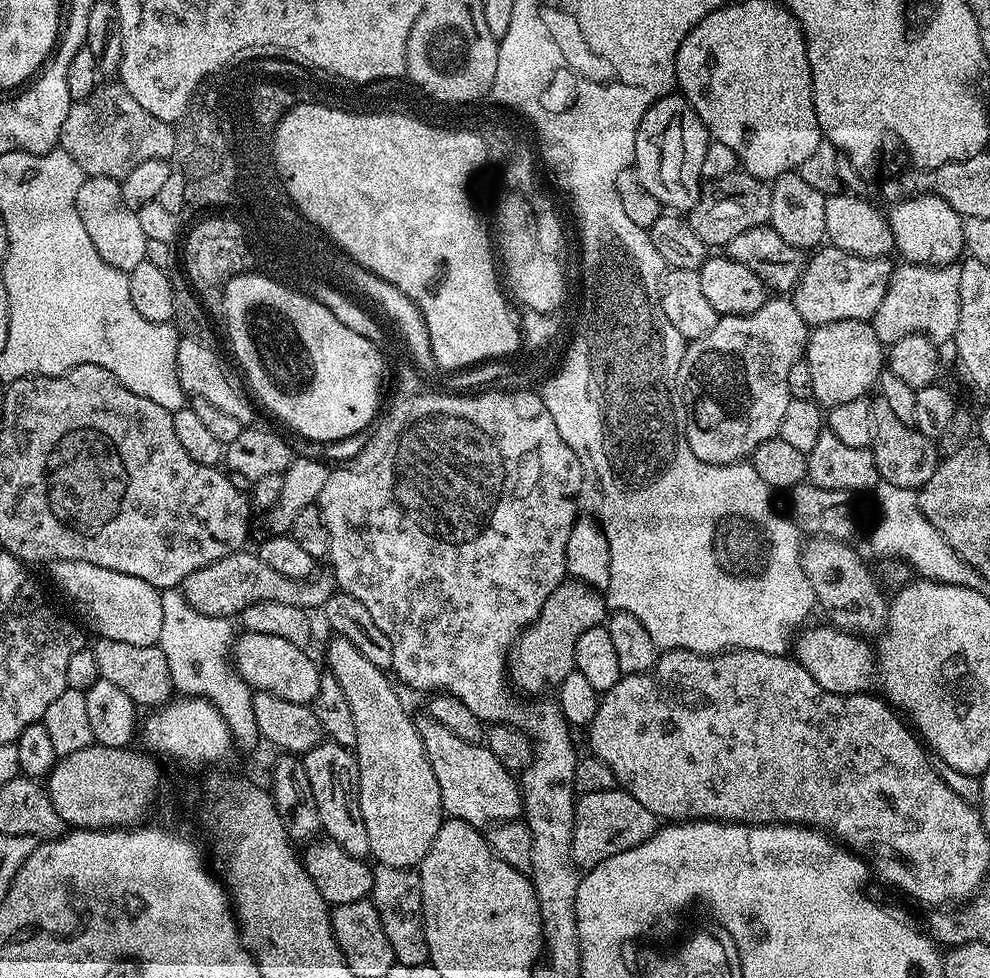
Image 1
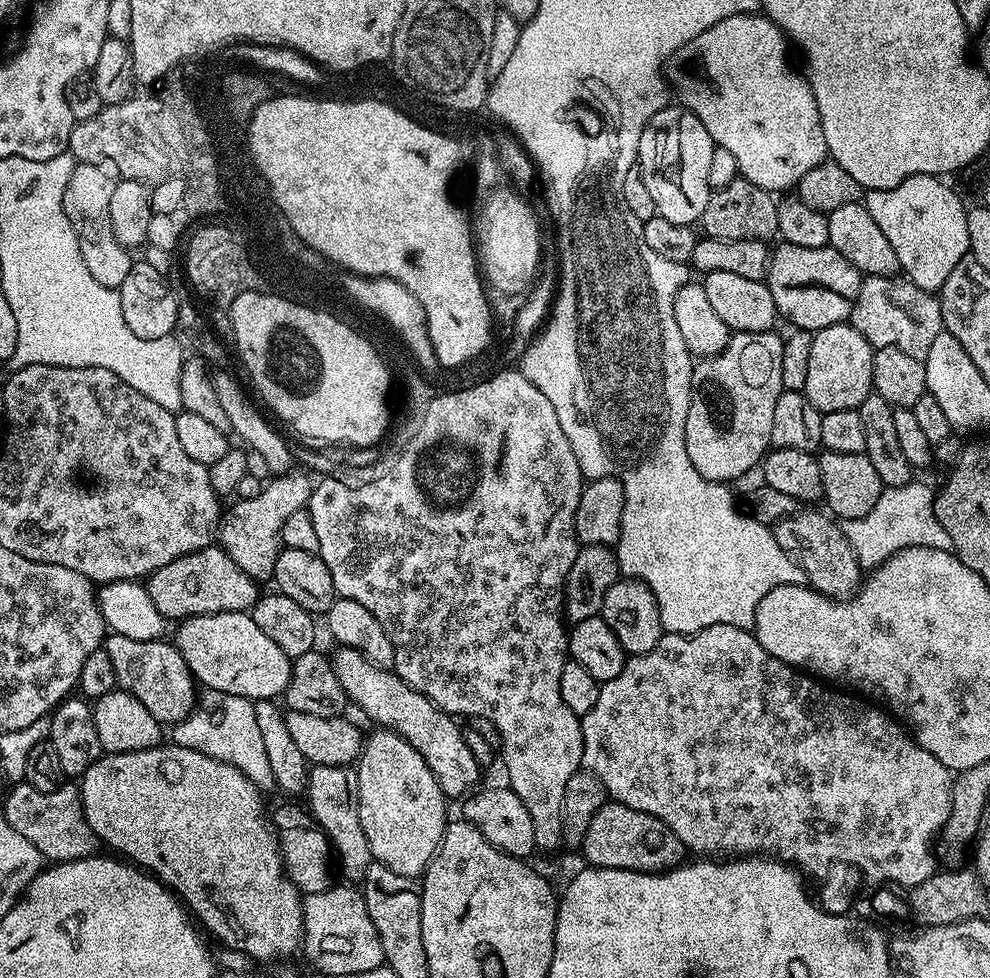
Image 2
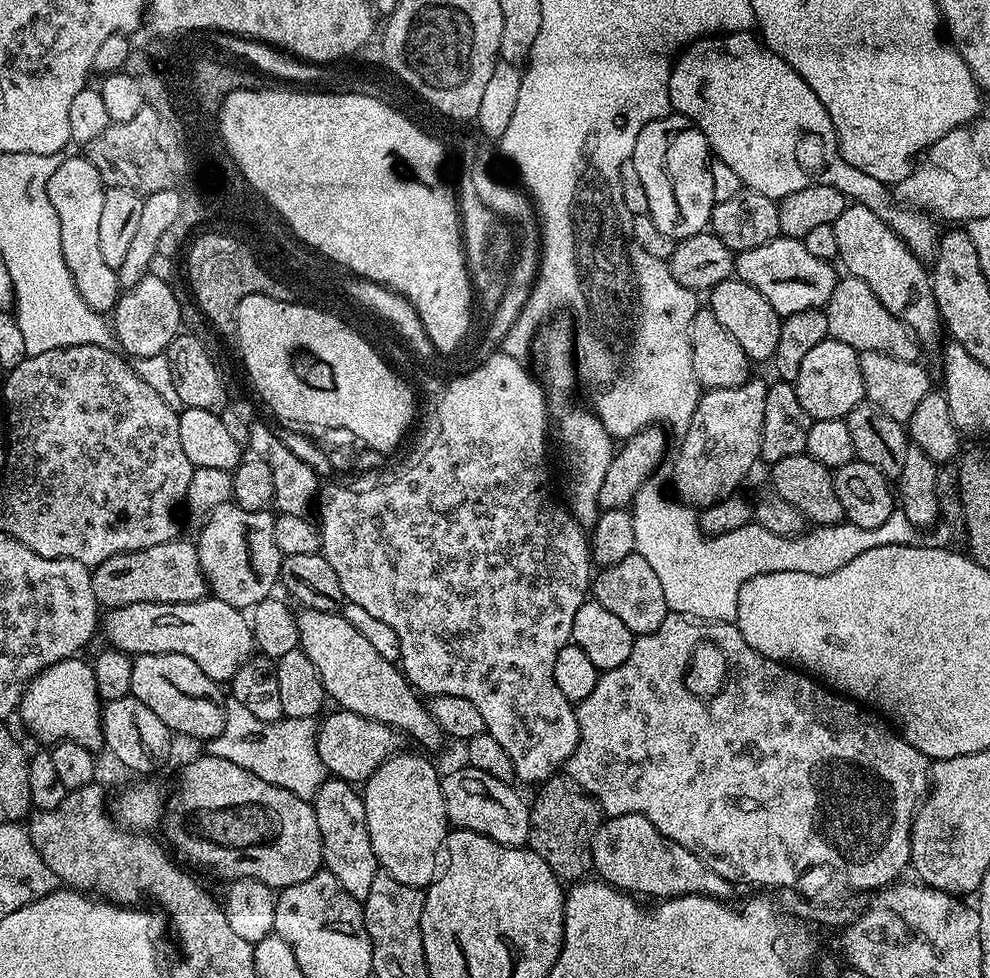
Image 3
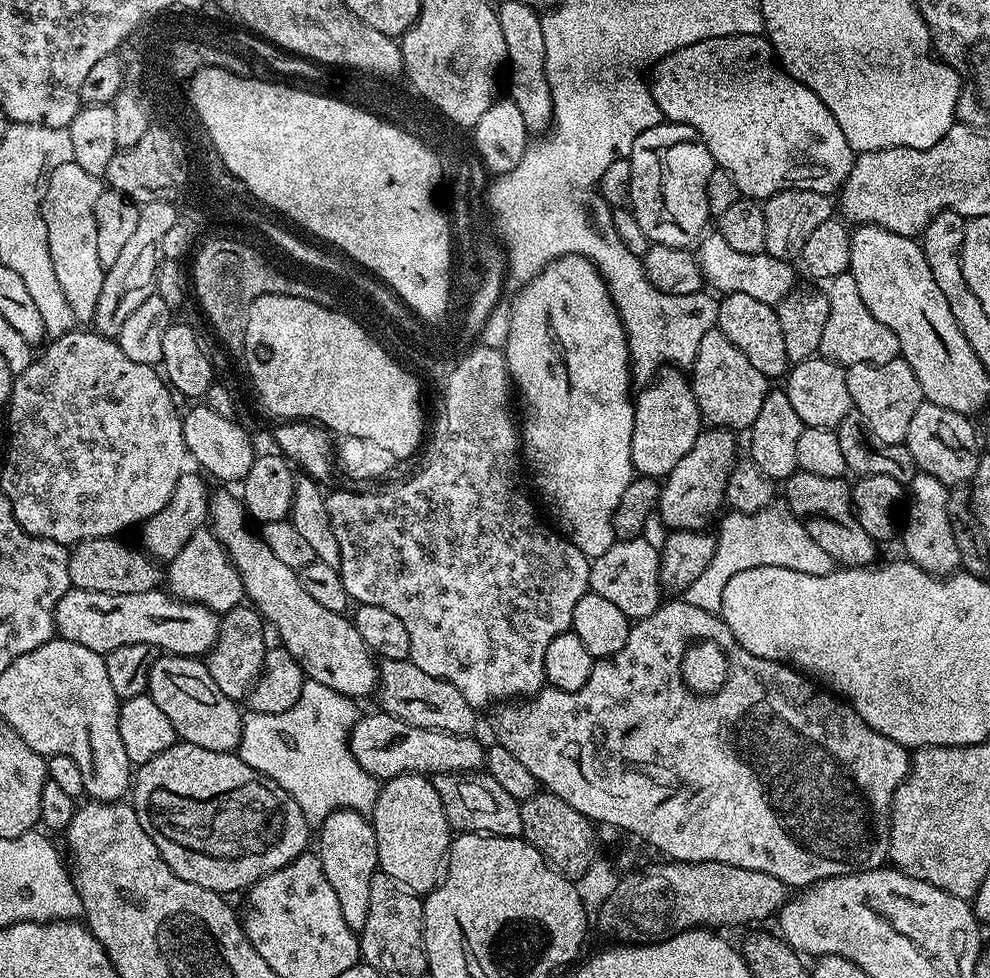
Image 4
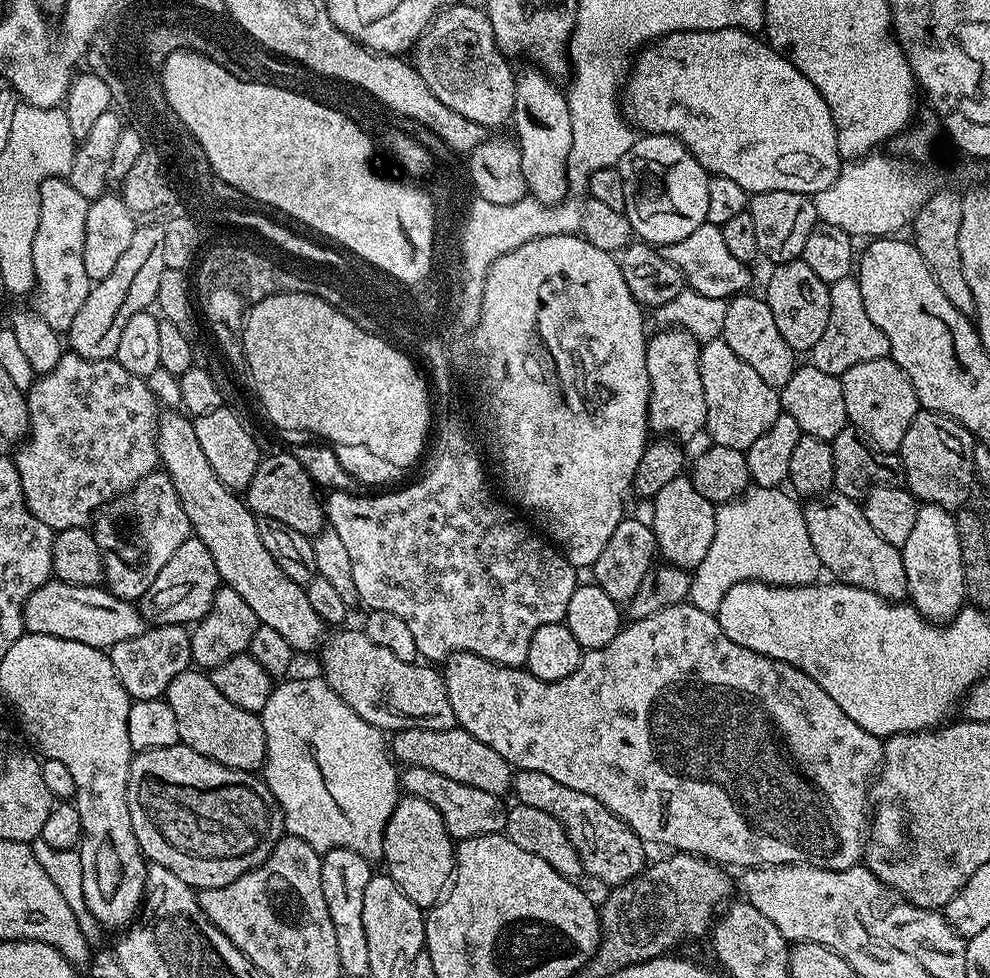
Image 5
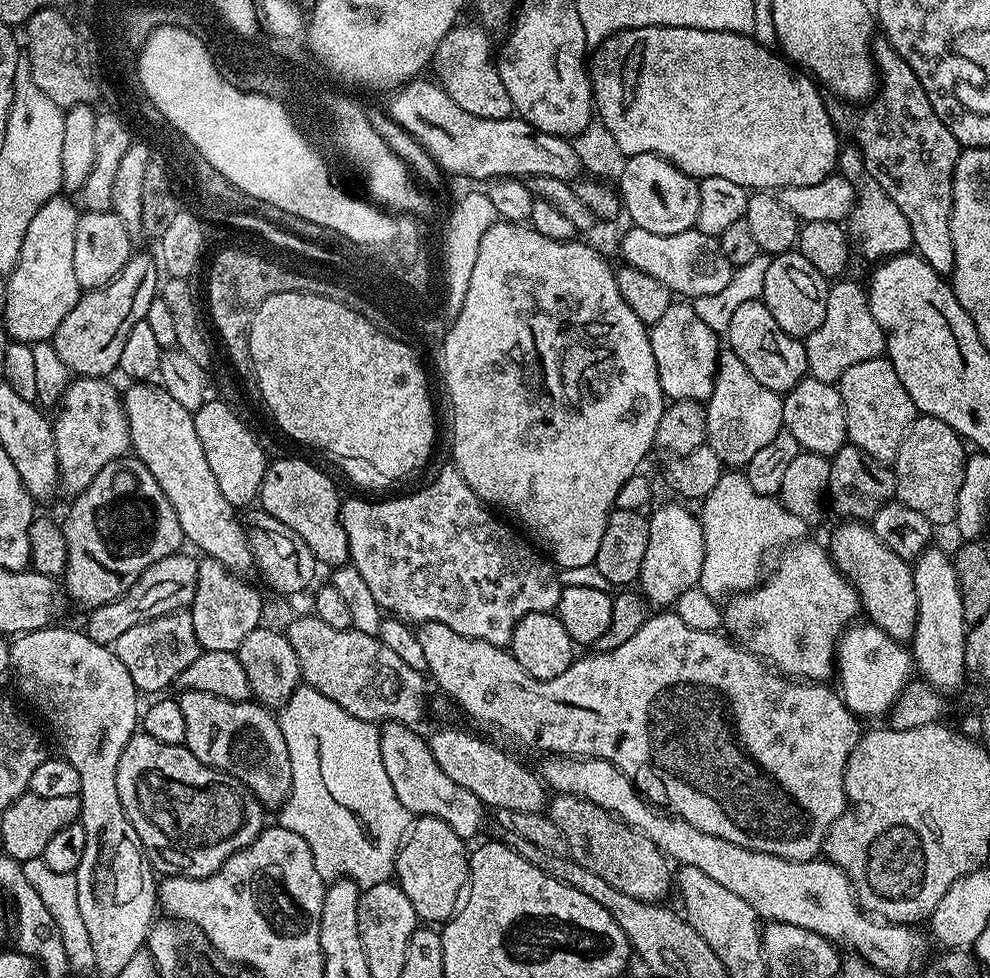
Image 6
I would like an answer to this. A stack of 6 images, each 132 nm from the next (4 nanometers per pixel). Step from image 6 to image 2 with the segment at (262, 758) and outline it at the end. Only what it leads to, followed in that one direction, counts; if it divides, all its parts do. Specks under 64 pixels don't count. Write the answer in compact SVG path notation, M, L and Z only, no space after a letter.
M112 632L105 635L103 648L110 654L119 691L134 694L150 714L164 726L175 726L192 713L198 703L198 684L186 666L184 655L167 639L139 640Z

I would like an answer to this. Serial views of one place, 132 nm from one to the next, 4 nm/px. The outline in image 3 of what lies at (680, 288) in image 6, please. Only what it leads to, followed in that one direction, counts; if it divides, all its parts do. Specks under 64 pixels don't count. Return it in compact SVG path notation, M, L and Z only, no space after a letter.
M778 235L770 242L762 242L762 246L754 246L754 250L735 253L735 257L735 279L754 286L782 318L802 314L802 310L827 309L830 296L834 294L838 272L832 269L829 261L814 258L814 254L806 250L803 240Z

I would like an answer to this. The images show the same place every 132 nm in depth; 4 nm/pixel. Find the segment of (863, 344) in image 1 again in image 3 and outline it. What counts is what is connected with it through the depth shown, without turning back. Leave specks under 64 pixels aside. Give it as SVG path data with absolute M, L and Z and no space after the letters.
M831 338L818 342L818 346L812 347L806 353L806 358L802 358L802 366L798 366L798 374L794 383L798 402L802 402L802 410L806 410L806 414L812 421L822 418L843 420L865 399L860 353L854 350L854 346L846 346L846 342L838 342Z

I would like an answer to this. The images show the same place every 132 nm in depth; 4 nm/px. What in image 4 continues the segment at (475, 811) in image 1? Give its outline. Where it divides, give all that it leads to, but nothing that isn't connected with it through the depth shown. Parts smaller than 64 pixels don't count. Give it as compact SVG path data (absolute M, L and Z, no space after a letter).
M213 491L210 496L210 530L227 550L236 573L242 578L245 597L251 601L256 611L267 623L275 626L280 635L281 645L299 662L305 677L314 682L322 682L322 686L330 686L330 690L338 690L338 694L343 696L361 698L360 696L368 696L371 692L373 695L378 688L378 664L373 653L368 651L366 642L362 642L351 619L345 613L325 610L319 602L314 602L314 598L310 598L310 594L302 590L302 582L297 569L285 566L272 553L270 546L266 546L266 542L260 539L253 529L251 532L244 525L246 513L243 503L237 497L235 500L228 492L215 492Z

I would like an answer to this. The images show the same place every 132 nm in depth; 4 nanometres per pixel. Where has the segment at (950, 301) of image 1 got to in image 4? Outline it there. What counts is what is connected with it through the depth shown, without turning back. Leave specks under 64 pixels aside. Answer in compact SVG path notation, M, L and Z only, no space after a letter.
M843 272L838 274L838 278L827 281L826 291L830 302L830 318L826 318L826 327L822 330L819 355L841 366L885 364L900 356L894 330L882 326L882 322L878 322L878 318L866 310L866 302L862 302L862 294L858 294L858 282L854 282L851 272Z

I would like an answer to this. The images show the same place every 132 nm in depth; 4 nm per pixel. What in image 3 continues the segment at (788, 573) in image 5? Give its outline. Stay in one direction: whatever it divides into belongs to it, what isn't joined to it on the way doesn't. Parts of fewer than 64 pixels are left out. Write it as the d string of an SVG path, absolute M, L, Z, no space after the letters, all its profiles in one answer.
M653 478L650 480L647 480L645 484L643 484L640 489L638 490L638 494L634 499L632 499L631 505L630 505L630 511L632 514L632 521L634 522L634 542L636 543L636 550L635 552L638 553L642 558L646 558L646 562L649 566L651 566L654 569L654 574L656 577L658 577L658 582L662 582L662 594L666 594L666 602L668 603L668 611L669 613L675 614L677 616L687 616L693 620L699 620L701 622L732 622L735 621L736 615L738 614L738 592L742 585L745 584L747 580L750 578L754 578L758 574L770 574L771 572L801 572L802 574L810 574L811 576L825 576L826 574L830 574L834 570L838 570L842 566L846 566L846 562L854 562L854 558L858 558L858 554L866 554L866 550L874 550L874 546L890 546L891 544L914 544L917 543L918 540L918 529L913 526L913 524L910 522L910 518L906 518L906 514L904 512L901 512L899 510L893 510L893 512L890 514L890 518L886 518L886 522L882 522L882 526L874 526L874 530L866 530L862 526L854 526L853 524L849 524L847 522L841 522L839 524L825 524L823 526L816 526L813 527L807 534L801 534L795 538L791 536L775 536L774 534L770 534L770 530L766 530L765 528L760 527L759 524L753 522L750 524L747 524L746 526L742 526L742 530L730 530L729 532L721 533L721 534L705 534L700 531L700 522L697 516L697 513L693 511L689 505L681 504L679 500L675 498L670 498L669 493L666 491L664 493L664 488L662 485L659 484L659 479Z

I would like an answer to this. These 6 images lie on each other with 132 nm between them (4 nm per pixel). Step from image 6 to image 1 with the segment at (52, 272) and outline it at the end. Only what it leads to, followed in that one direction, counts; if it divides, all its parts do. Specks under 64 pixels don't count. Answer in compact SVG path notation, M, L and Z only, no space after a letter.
M88 176L76 195L76 209L98 254L110 267L129 273L134 270L134 266L148 259L150 242L138 222L136 208L124 201L120 185L119 179L110 176Z

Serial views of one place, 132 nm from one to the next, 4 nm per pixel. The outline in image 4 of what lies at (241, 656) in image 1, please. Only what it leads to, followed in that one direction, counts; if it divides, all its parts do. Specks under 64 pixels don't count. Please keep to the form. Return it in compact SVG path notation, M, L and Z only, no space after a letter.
M69 588L58 602L52 619L56 622L56 636L78 642L86 650L106 653L127 644L149 644L173 656L203 657L220 638L220 616L201 604L177 600L164 590L142 594L95 592Z

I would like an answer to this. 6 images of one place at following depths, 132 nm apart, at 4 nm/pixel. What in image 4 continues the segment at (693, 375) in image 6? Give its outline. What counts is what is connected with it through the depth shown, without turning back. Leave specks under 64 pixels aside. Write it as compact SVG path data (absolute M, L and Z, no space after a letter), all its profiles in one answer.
M668 366L639 389L634 403L632 466L639 475L663 478L686 458L702 431L702 417L692 393L689 377L679 367Z

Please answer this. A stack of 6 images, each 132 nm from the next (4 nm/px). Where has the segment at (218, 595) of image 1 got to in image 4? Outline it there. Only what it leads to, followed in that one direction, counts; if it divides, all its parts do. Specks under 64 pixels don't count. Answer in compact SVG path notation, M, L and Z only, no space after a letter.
M103 536L93 540L84 540L81 544L71 545L68 553L68 565L70 566L70 582L73 588L82 590L94 590L95 592L117 592L118 594L142 594L143 592L155 592L162 584L162 568L155 559L139 547L127 548L119 544L119 539Z

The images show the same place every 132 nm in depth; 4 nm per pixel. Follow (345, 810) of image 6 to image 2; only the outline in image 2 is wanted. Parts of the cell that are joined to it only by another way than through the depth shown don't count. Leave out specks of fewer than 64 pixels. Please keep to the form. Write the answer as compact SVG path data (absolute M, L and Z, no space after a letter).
M201 691L192 713L171 729L171 743L198 750L210 758L218 758L218 762L226 762L242 770L242 774L246 774L246 778L250 778L250 782L254 782L257 788L271 789L275 785L274 774L266 758L266 745L262 743L258 722L252 717L252 705L253 701L234 694Z

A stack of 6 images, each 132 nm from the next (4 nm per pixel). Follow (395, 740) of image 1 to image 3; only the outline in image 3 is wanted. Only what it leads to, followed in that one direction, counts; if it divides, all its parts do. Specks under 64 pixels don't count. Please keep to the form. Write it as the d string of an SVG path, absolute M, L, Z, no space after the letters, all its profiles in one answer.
M407 750L401 751L399 754L391 756L382 766L378 766L378 770L374 770L374 774L369 780L364 781L362 785L362 795L364 797L364 805L366 806L366 830L370 830L370 846L374 846L374 854L376 861L380 863L381 869L390 874L390 878L398 878L398 882L402 882L402 886L414 886L421 890L427 889L428 885L436 879L438 875L438 864L436 868L436 855L441 855L444 847L444 838L450 831L448 823L448 815L446 814L446 802L442 798L442 786L440 785L442 776L436 768L424 756L411 756Z

